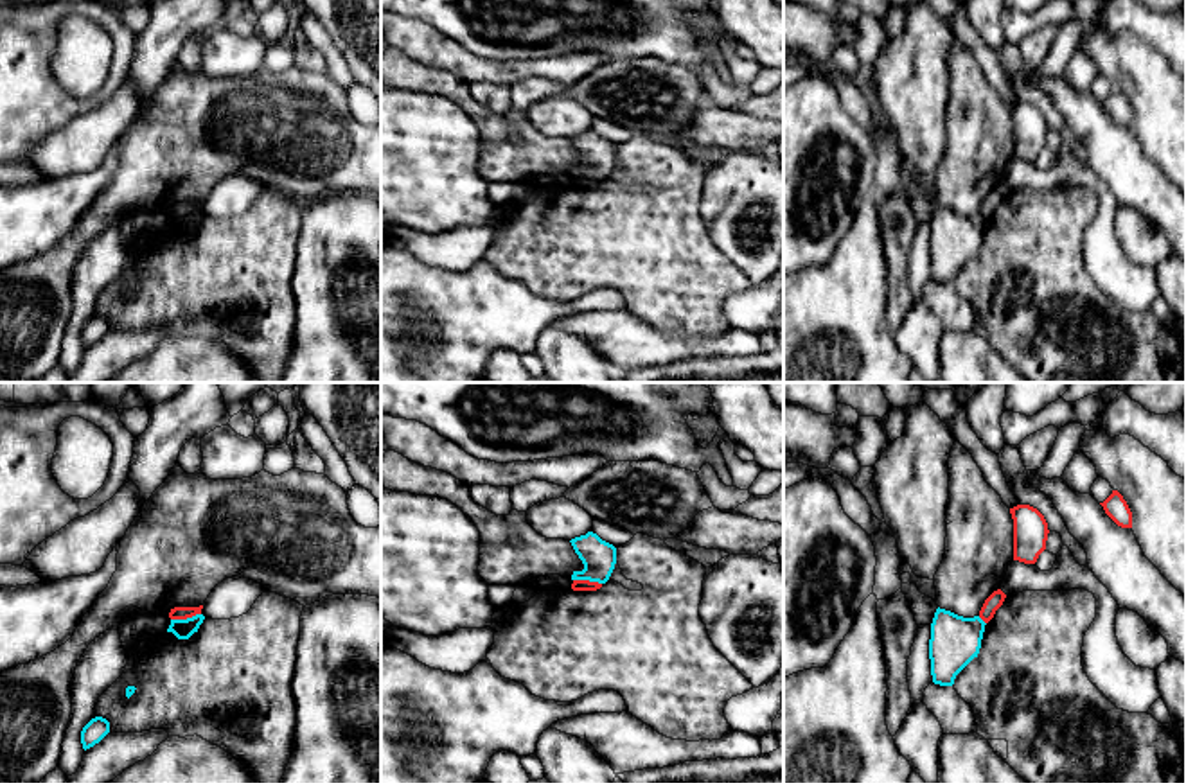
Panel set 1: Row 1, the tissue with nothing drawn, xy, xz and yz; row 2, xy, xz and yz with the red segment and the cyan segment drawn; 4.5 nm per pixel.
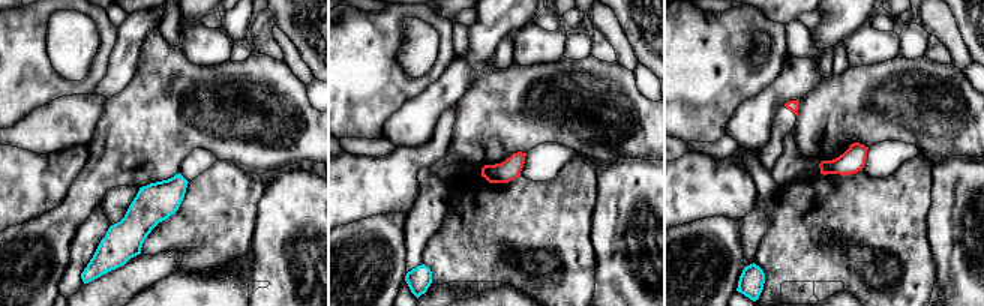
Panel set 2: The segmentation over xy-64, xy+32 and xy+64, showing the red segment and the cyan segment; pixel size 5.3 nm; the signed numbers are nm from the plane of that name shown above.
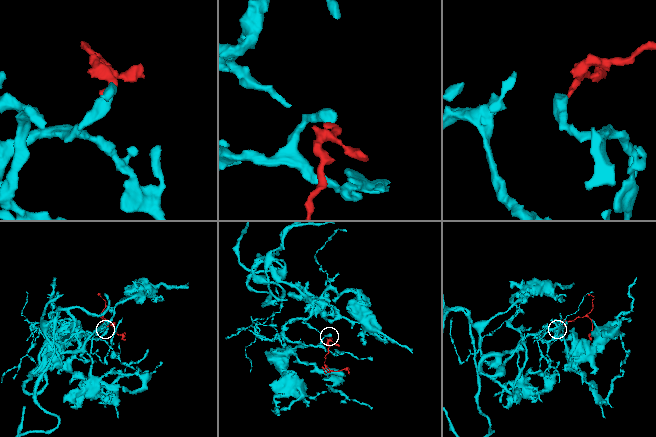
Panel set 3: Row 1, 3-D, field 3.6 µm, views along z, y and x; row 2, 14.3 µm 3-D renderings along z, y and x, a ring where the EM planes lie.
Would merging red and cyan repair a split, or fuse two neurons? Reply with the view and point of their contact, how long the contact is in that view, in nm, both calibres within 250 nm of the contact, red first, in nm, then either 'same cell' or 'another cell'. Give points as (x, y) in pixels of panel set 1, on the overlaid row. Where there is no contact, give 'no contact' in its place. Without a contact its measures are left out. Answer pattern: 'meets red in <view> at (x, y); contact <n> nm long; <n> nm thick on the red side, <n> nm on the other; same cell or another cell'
meets red in xy at (185, 618); contact 140 nm long; 60 nm thick on the red side, 90 nm on the other; another cell

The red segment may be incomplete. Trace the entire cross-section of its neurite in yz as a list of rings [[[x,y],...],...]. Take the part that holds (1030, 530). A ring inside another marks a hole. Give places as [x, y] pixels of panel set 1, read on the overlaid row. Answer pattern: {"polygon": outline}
{"polygon": [[[1017,505],[1010,508],[1010,514],[1013,519],[1013,560],[1035,564],[1046,550],[1048,523],[1044,515],[1030,505]]]}

